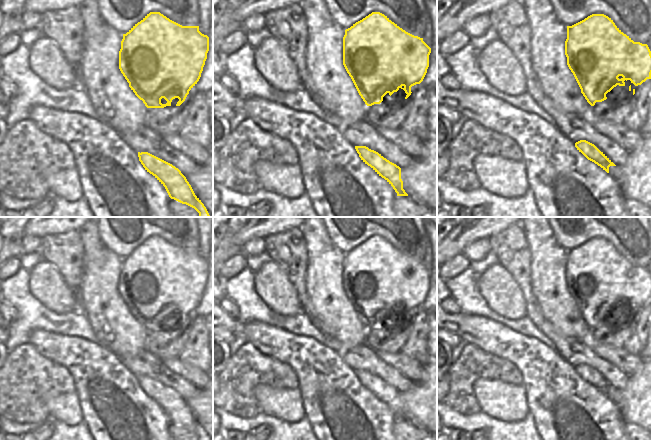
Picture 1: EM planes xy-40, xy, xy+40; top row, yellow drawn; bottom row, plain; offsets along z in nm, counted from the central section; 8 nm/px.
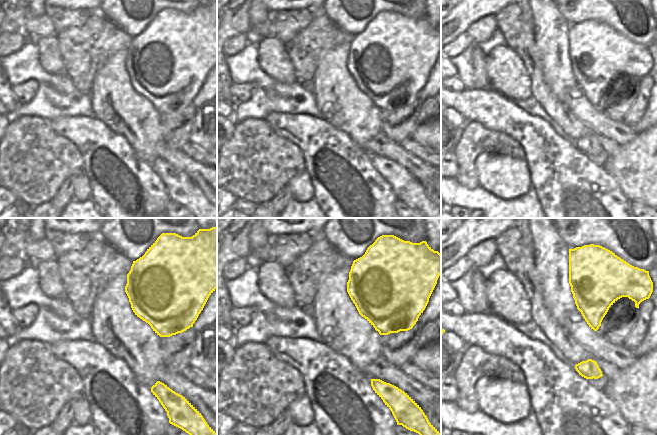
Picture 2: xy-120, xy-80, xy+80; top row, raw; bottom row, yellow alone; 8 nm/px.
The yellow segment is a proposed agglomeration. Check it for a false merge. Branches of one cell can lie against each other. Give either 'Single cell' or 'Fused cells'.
Fused cells.

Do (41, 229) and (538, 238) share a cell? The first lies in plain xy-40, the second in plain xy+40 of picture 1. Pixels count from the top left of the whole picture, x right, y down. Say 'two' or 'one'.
two

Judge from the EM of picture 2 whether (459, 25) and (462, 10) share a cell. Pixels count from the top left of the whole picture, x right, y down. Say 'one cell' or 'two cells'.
one cell

